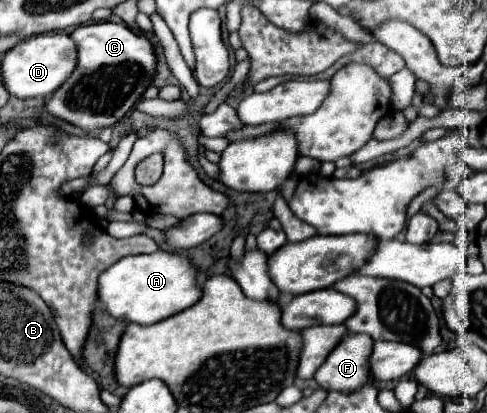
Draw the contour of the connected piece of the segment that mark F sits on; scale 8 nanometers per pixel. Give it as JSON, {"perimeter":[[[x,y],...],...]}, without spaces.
{"perimeter":[[[348,334],[314,374],[324,390],[356,392],[370,380],[370,354],[374,342],[366,334]]]}

